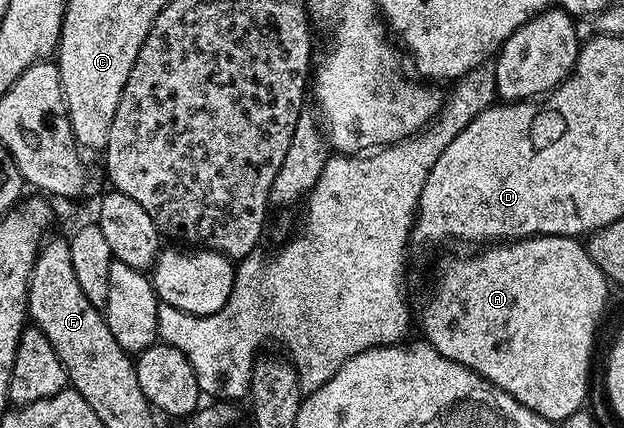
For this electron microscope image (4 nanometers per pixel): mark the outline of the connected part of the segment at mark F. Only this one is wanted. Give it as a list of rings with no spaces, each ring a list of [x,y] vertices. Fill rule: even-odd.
[[[66,240],[51,243],[49,241],[42,246],[40,255],[35,260],[35,270],[31,273],[27,304],[30,320],[32,317],[36,321],[34,324],[42,329],[43,334],[53,343],[57,355],[63,360],[68,382],[79,390],[79,394],[89,403],[89,407],[95,406],[93,379],[103,377],[95,377],[101,375],[95,373],[101,369],[93,367],[93,361],[99,361],[101,345],[118,345],[118,343],[107,326],[107,320],[100,306],[85,299],[85,291],[75,278],[71,262],[71,246]]]

